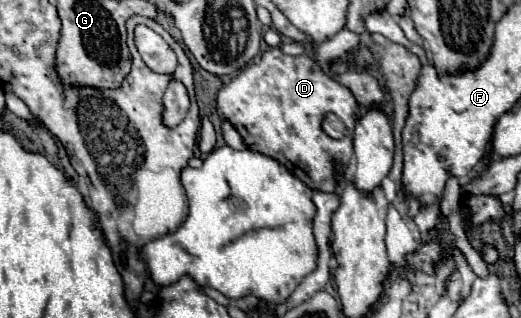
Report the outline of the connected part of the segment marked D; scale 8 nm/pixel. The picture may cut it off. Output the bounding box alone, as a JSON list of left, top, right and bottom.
[216,48,360,192]

